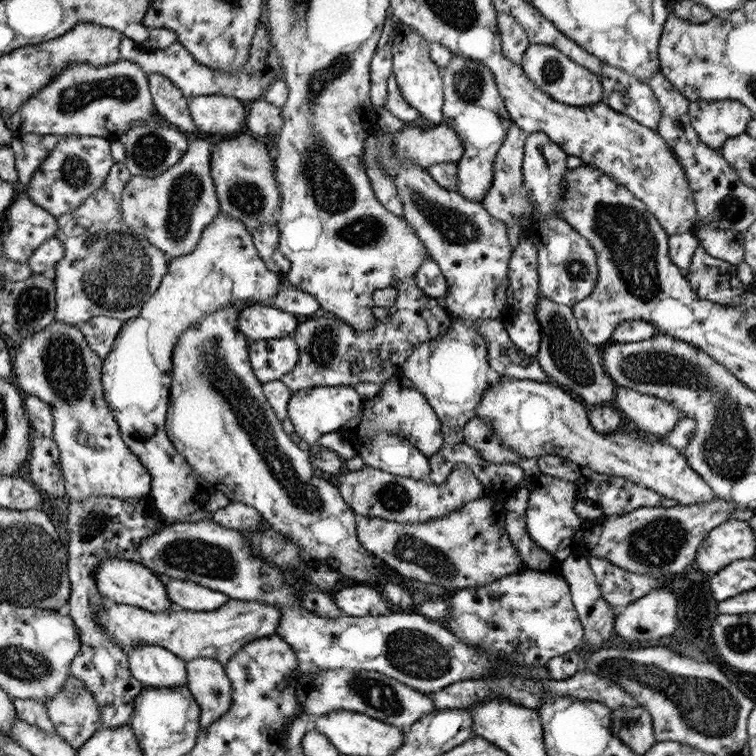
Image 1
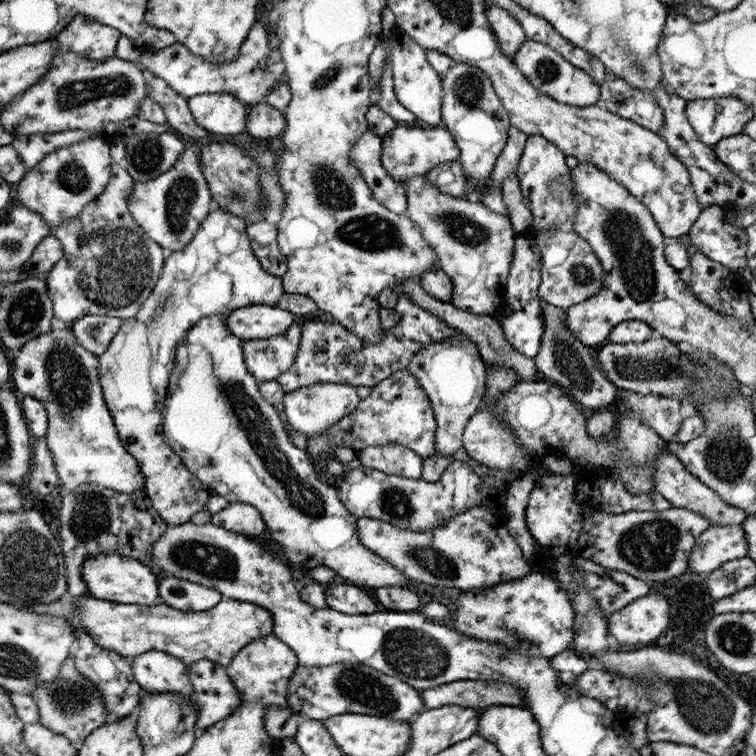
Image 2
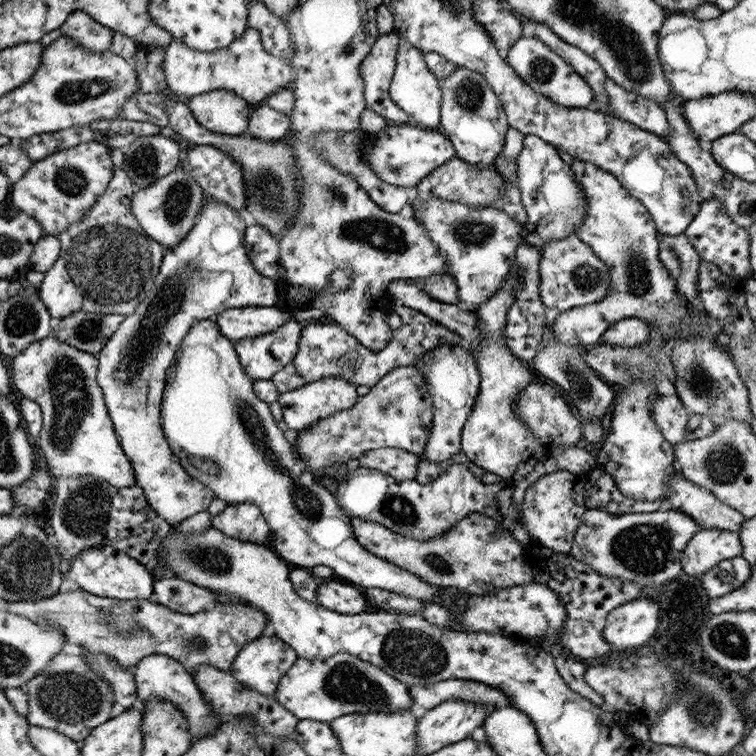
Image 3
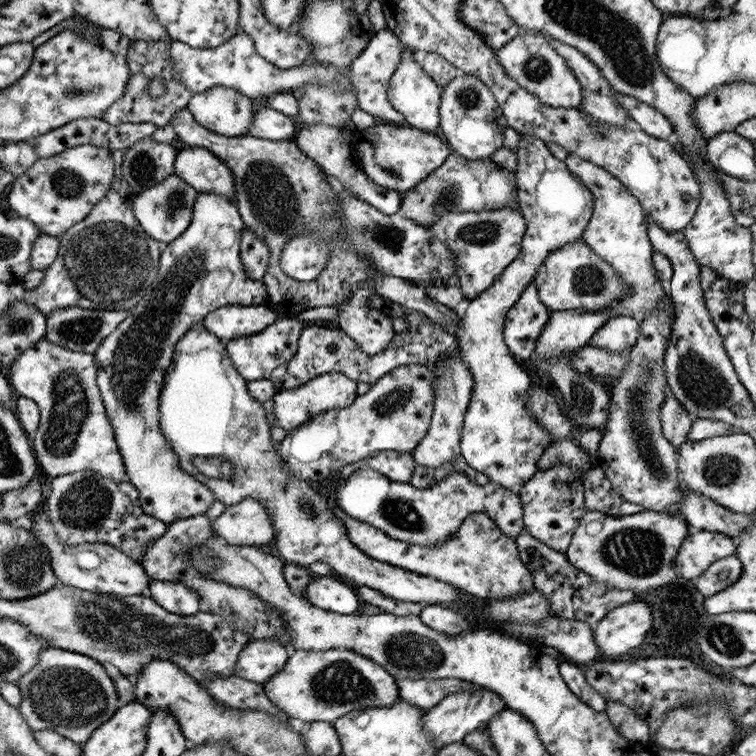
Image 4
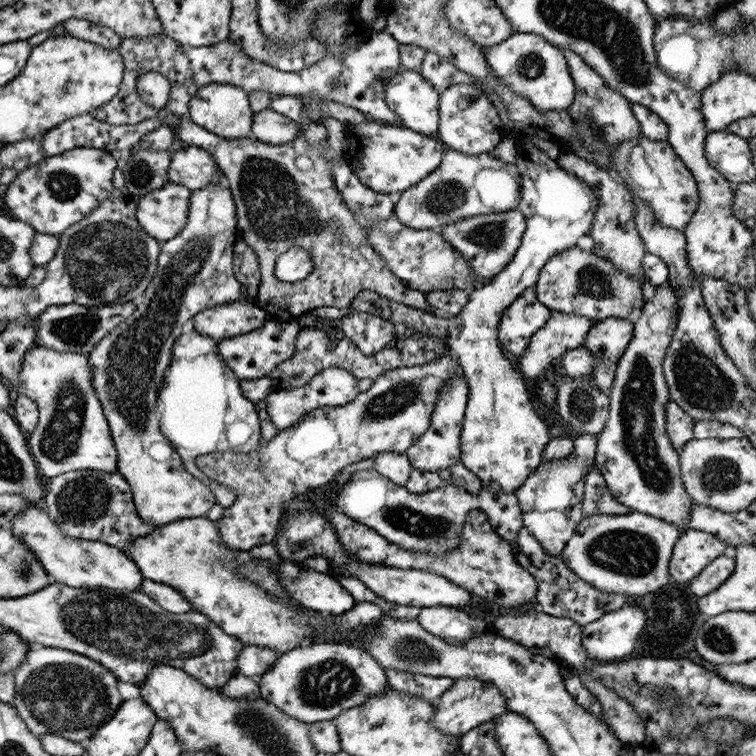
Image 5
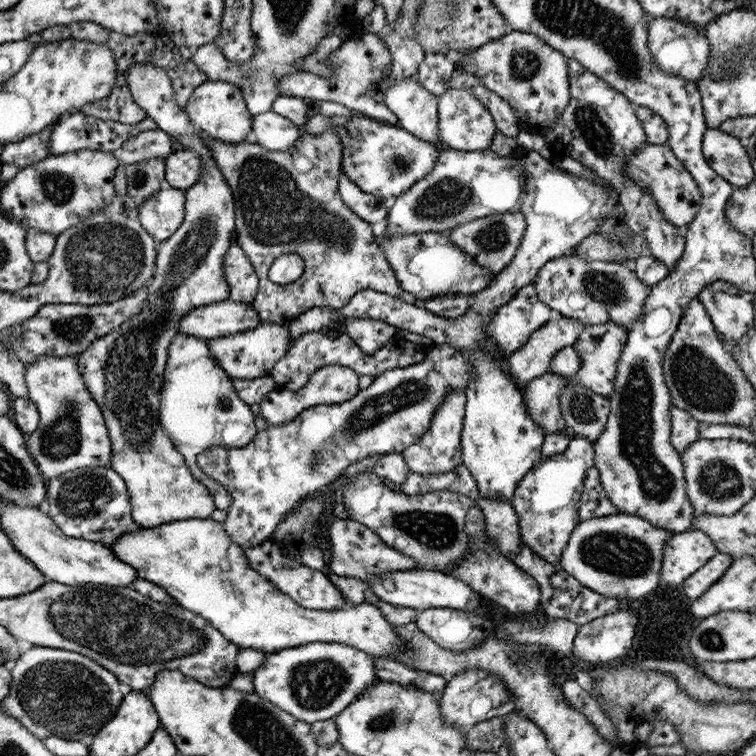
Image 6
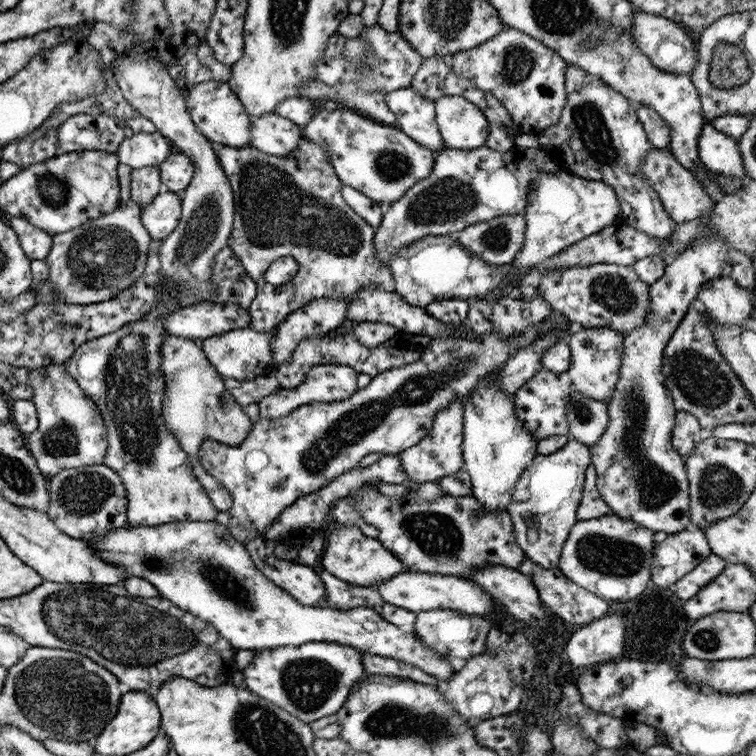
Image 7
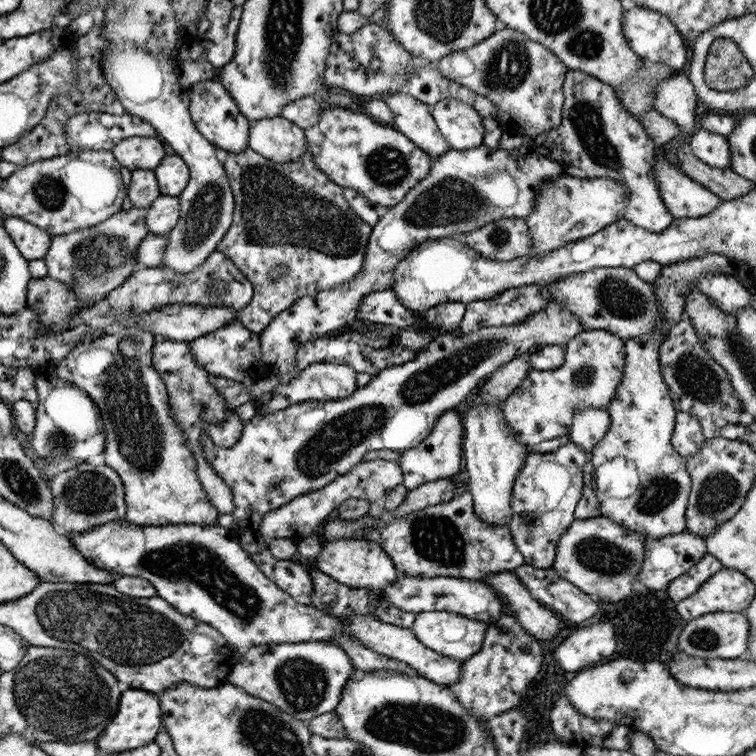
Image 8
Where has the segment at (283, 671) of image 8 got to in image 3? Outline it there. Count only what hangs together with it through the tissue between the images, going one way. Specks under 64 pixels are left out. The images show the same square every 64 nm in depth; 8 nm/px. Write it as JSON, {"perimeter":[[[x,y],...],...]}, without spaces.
{"perimeter":[[[333,654],[323,662],[297,656],[288,672],[277,682],[273,699],[298,720],[309,719],[324,723],[353,712],[391,714],[397,710],[414,708],[406,684],[351,654]]]}

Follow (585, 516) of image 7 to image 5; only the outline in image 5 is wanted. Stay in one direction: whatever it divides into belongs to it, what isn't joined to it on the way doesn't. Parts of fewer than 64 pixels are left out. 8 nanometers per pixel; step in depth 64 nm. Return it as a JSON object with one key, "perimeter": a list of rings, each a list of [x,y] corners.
{"perimeter":[[[594,466],[584,477],[582,493],[581,513],[585,516],[629,514],[632,511],[629,507],[615,501],[615,497],[608,492],[604,479],[600,477],[600,472]]]}

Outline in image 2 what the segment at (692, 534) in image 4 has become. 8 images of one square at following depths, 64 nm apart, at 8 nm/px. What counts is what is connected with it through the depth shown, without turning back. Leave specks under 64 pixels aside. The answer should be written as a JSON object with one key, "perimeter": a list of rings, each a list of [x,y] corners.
{"perimeter":[[[742,523],[711,525],[703,530],[689,550],[688,569],[708,574],[730,560],[747,557],[747,541]]]}

